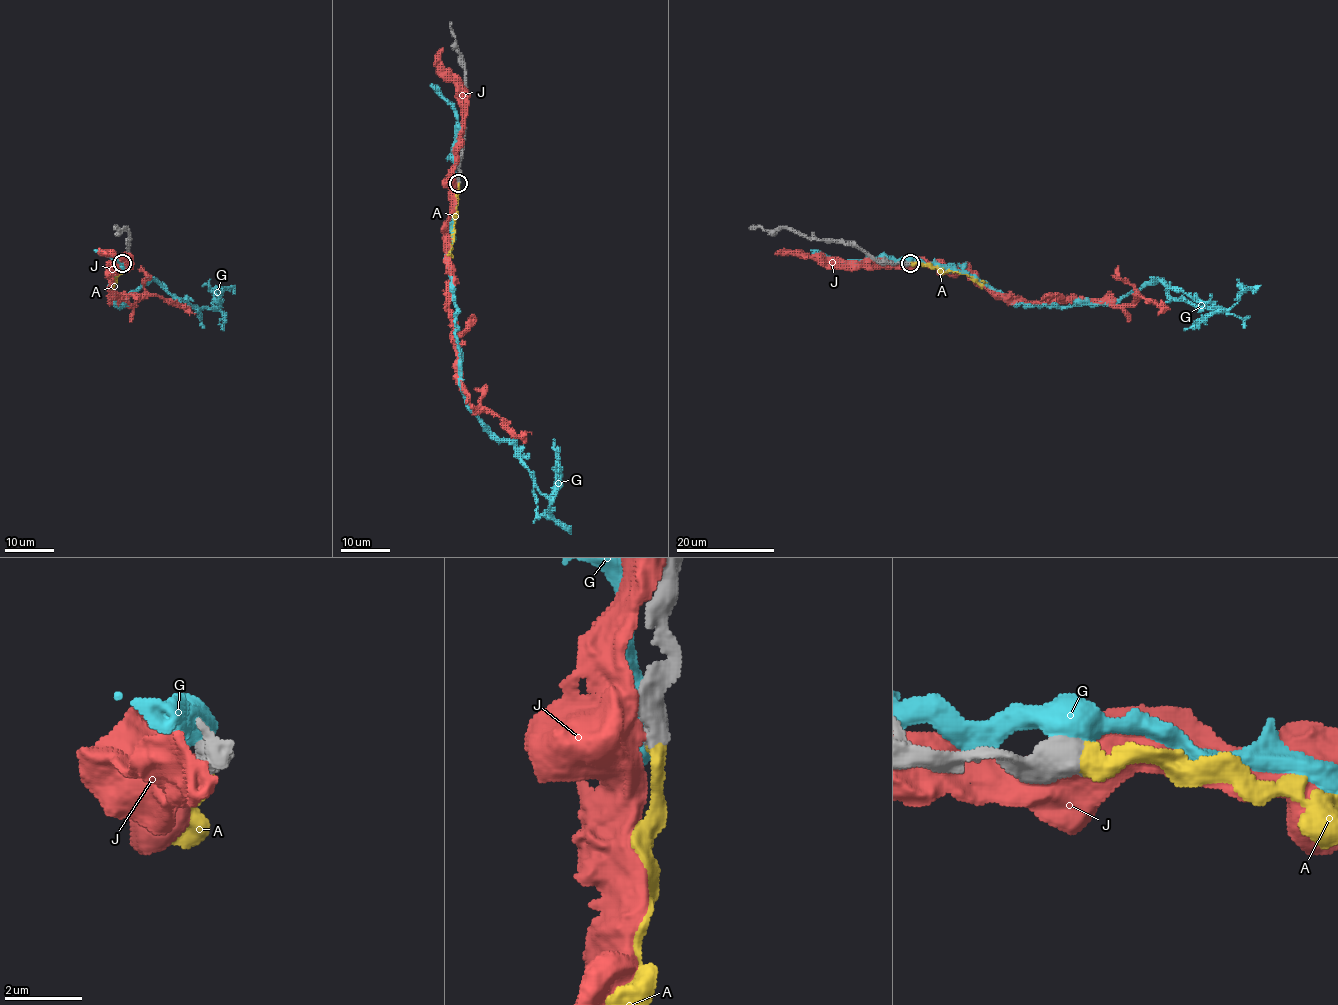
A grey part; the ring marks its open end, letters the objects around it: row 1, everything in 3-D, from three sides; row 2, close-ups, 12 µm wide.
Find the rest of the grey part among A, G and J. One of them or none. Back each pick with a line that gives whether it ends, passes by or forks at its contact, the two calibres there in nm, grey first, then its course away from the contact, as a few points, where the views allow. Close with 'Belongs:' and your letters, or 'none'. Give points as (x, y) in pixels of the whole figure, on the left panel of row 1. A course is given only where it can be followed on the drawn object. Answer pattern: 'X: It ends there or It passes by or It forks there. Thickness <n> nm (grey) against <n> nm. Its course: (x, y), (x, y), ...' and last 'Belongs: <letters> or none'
A: It ends there. Thickness 700 nm (grey) against 440 nm. Its course: (122, 263), (113, 282)
Belongs: A

